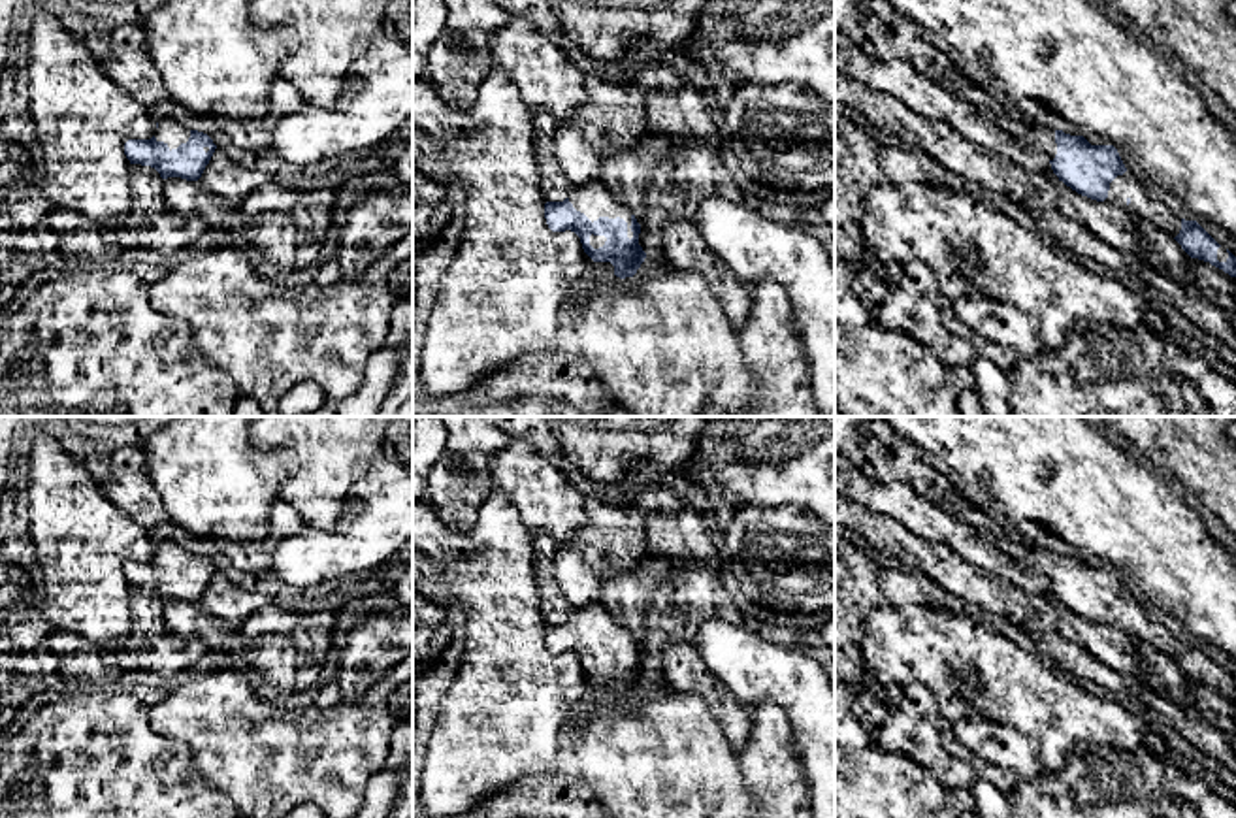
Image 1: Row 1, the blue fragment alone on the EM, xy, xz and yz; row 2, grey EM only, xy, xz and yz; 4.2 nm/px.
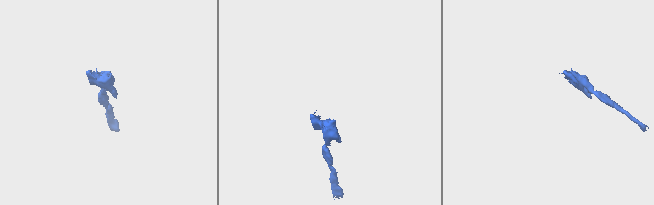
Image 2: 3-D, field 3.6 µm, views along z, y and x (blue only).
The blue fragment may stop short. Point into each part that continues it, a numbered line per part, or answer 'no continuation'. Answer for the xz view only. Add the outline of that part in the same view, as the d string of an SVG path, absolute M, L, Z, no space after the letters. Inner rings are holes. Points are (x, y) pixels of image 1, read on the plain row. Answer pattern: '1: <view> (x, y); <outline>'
1: xz (594, 622); M595 601L584 609L565 611L573 630L584 635L592 645L597 643L599 639L609 641L620 639L627 645L627 660L629 662L633 660L633 654L629 650L633 633L626 626L622 626L601 601Z

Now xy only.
1: xy (170, 553); M162 541L158 543L154 560L156 564L164 564L171 573L188 564L190 552L175 541Z

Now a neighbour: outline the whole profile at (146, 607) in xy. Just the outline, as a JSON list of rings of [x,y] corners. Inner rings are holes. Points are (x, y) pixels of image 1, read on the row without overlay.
[[[130,588],[130,633],[162,635],[168,631],[162,614],[162,599],[151,588]]]

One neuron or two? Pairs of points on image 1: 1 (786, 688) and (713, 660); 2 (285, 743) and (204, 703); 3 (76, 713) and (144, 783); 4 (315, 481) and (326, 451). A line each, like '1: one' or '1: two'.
1: one
2: one
3: one
4: one

